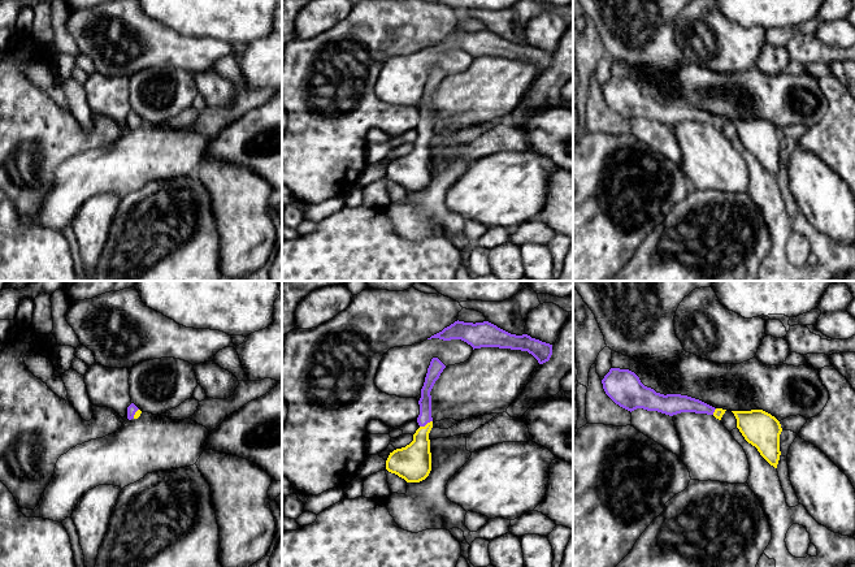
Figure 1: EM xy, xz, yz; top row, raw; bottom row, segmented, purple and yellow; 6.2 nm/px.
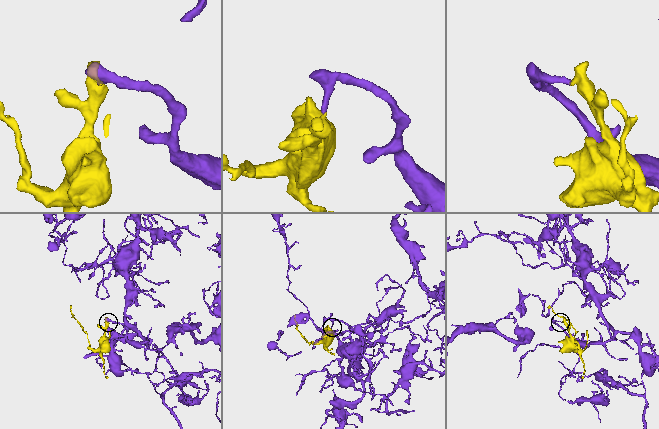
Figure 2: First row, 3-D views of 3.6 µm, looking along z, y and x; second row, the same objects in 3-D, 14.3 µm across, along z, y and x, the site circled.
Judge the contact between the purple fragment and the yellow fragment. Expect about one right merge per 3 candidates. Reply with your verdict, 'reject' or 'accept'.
accept

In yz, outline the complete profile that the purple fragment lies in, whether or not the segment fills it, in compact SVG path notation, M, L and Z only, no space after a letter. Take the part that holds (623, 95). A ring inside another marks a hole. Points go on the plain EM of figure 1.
M611 77L602 92L606 103L616 113L630 121L637 117L657 120L669 125L695 121L713 124L721 129L726 120L687 104L656 101L654 98L644 95L639 86L629 78Z

